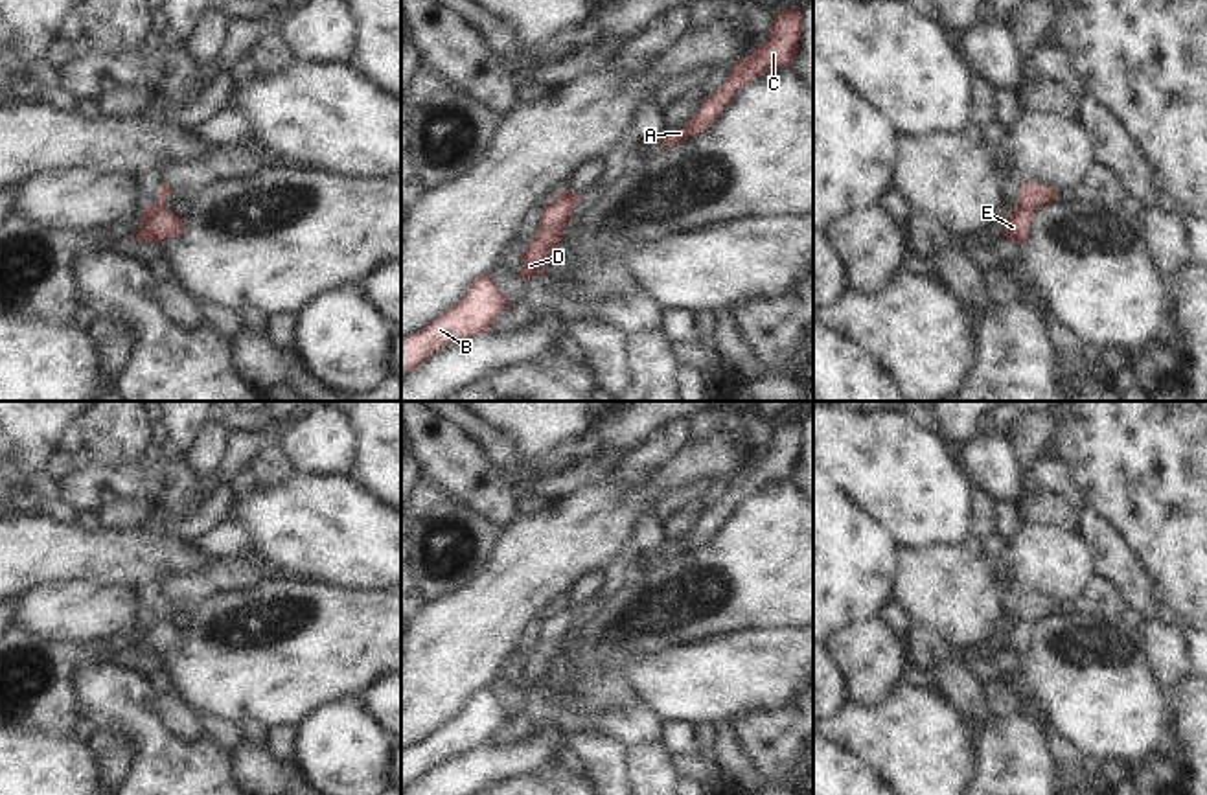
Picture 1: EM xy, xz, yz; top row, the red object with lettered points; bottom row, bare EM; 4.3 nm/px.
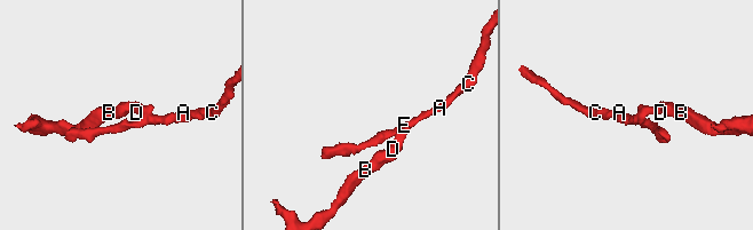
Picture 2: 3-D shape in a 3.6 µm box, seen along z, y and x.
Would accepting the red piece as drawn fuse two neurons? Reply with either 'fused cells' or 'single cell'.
fused cells

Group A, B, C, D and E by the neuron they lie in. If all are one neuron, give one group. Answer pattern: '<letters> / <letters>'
A C E / B D

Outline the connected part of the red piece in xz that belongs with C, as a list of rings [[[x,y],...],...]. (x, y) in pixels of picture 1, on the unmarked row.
[[[787,420],[773,425],[767,453],[734,473],[723,497],[701,512],[686,536],[675,543],[662,543],[655,548],[655,554],[662,559],[670,559],[681,556],[684,550],[703,547],[741,499],[771,480],[793,477],[800,453],[800,431],[802,421],[799,420]]]

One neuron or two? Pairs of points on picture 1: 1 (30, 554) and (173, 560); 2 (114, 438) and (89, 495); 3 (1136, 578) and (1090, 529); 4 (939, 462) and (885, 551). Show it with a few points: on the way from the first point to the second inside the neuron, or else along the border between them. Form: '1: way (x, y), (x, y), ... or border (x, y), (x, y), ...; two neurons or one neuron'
1: way (65, 554), (138, 556); one neuron
2: border (142, 455), (131, 464), (109, 468), (91, 464); two neurons
3: way (1123, 565), (1103, 541); one neuron
4: border (862, 508), (891, 532), (900, 549); two neurons

